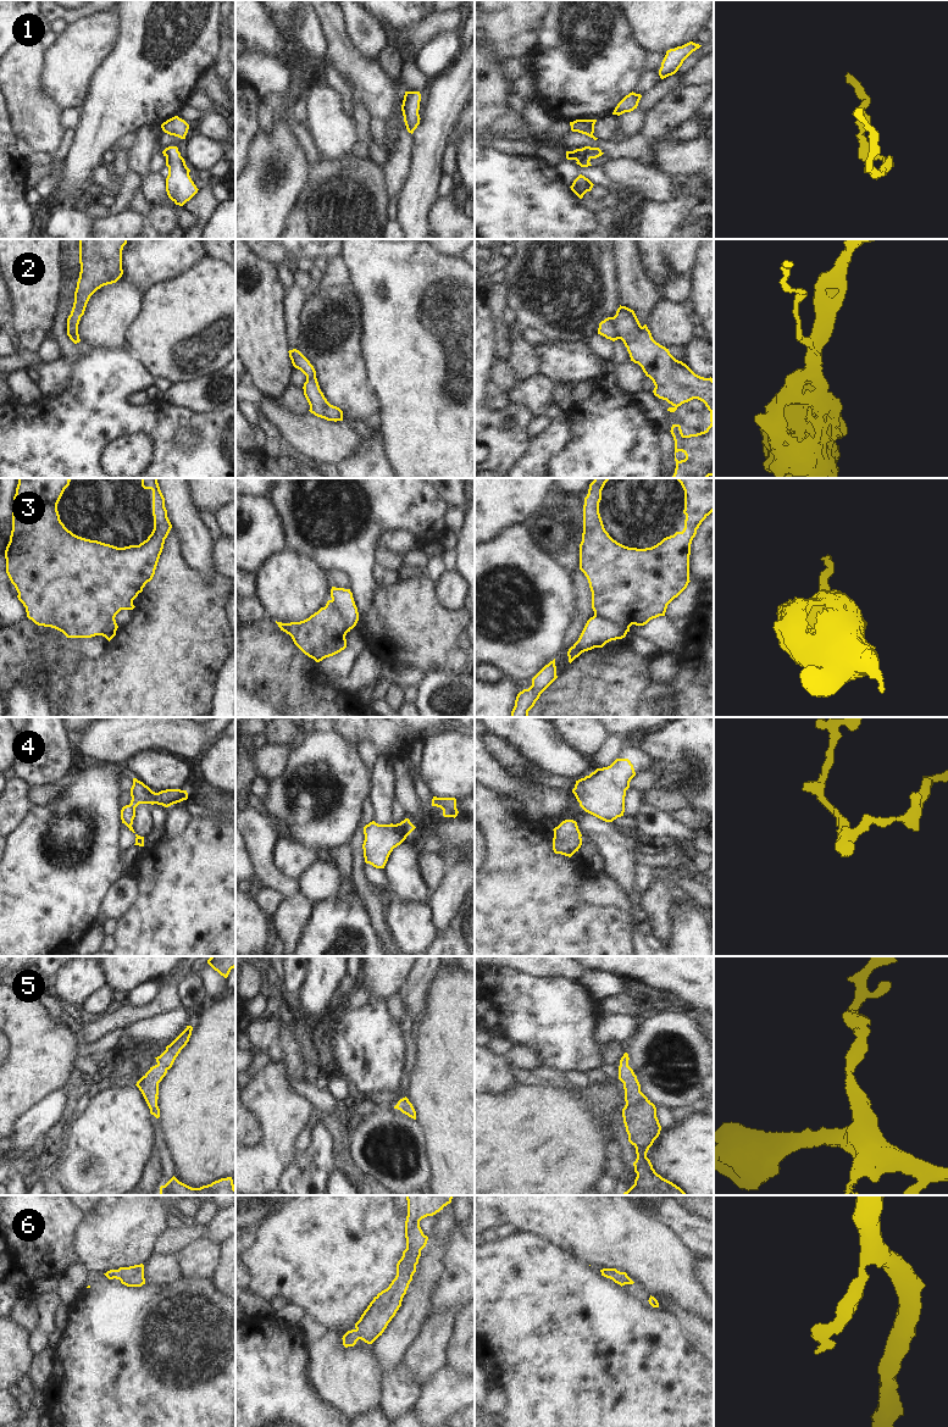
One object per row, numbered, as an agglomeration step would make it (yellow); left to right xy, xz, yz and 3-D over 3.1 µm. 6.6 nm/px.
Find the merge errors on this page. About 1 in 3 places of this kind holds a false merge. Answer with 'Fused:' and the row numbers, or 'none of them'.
Fused: 3

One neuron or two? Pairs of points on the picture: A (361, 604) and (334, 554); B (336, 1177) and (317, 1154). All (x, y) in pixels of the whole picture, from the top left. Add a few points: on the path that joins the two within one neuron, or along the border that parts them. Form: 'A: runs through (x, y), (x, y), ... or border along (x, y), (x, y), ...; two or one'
A: runs through (361, 592), (360, 578), (347, 565); one
B: border along (336, 1167), (327, 1182); two

